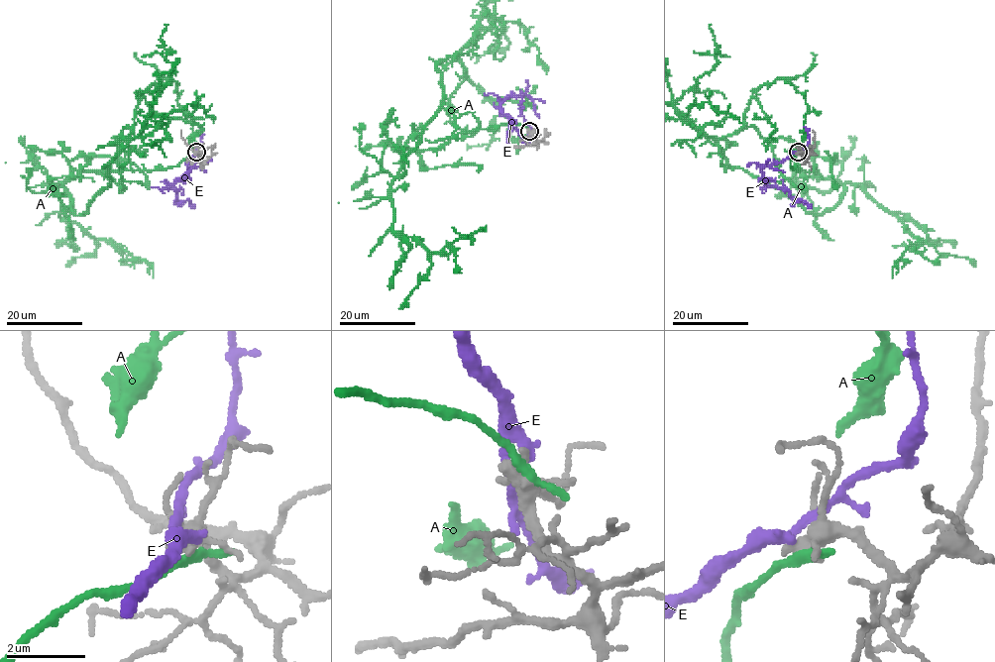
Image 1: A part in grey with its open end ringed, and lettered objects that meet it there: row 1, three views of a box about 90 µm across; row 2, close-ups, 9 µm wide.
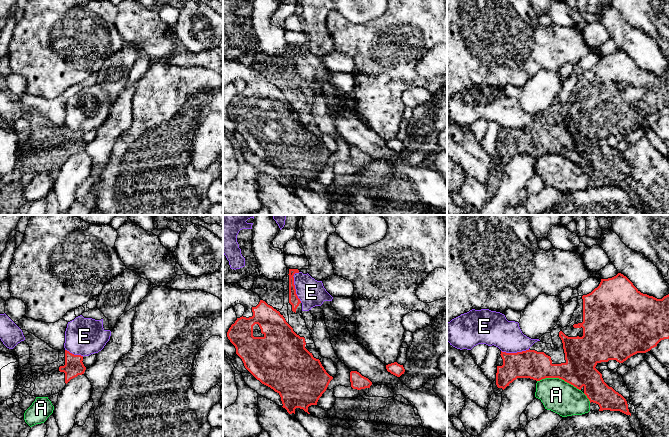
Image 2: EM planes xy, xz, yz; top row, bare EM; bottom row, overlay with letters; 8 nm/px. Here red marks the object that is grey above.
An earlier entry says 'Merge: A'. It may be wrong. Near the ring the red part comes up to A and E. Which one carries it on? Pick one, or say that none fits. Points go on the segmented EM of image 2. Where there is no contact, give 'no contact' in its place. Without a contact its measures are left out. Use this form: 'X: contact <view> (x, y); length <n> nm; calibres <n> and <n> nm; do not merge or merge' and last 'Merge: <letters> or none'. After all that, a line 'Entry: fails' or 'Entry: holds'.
A: contact yz (559, 378); length 360 nm; calibres 260 and 260 nm; do not merge
E: contact xz (294, 287); length 260 nm; calibres 80 and 220 nm; do not merge
Merge: none
Entry: fails

